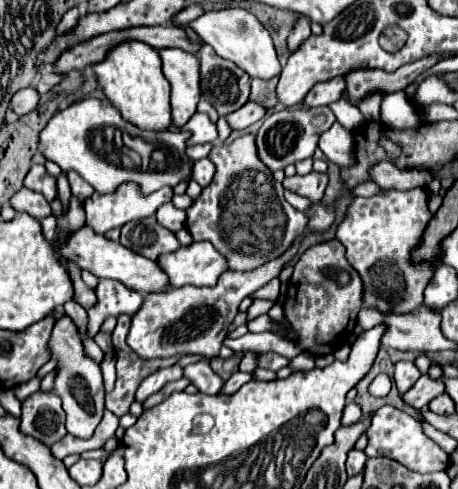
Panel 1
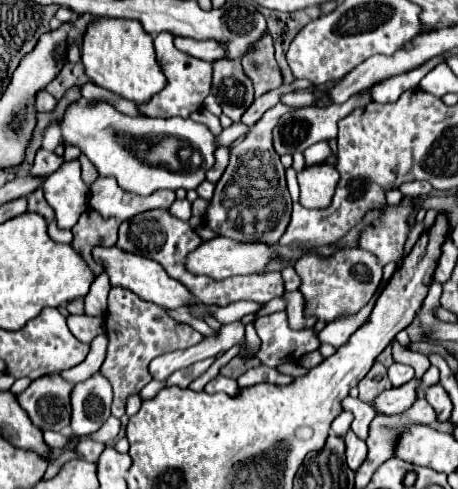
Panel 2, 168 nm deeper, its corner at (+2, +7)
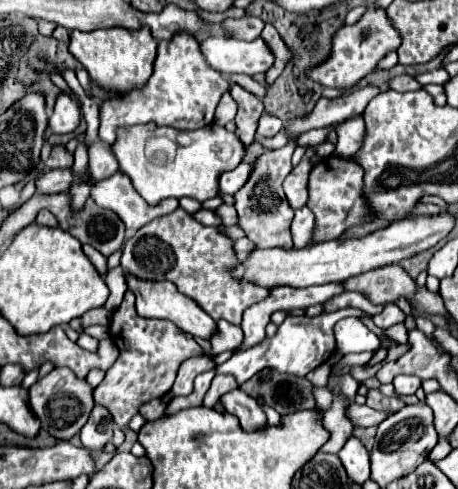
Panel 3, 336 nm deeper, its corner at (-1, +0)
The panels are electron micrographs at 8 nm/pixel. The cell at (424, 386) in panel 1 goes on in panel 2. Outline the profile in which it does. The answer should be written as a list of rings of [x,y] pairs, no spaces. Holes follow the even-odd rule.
[[[413,378],[397,388],[389,388],[375,398],[375,408],[383,414],[401,414],[409,410],[417,400],[417,388],[421,388],[419,378]]]

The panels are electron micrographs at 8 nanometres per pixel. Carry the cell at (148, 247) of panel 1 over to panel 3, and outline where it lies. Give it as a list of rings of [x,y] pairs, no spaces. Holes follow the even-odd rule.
[[[178,207],[176,211],[172,211],[166,217],[154,219],[150,225],[144,225],[142,229],[138,229],[134,237],[126,239],[124,249],[122,249],[122,259],[120,259],[120,265],[126,273],[130,273],[138,279],[144,279],[144,281],[172,281],[180,293],[194,299],[214,321],[226,319],[232,325],[240,325],[244,309],[262,301],[268,291],[266,287],[260,287],[256,283],[248,283],[244,279],[234,279],[232,271],[240,263],[242,261],[238,259],[238,255],[234,251],[234,241],[228,235],[224,235],[218,227],[206,227],[206,225],[198,223],[182,207]]]

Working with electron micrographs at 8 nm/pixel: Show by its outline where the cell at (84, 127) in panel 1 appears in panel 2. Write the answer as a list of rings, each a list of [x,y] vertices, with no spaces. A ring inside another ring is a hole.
[[[79,98],[75,102],[71,102],[65,110],[65,116],[59,120],[59,128],[63,134],[63,144],[65,146],[77,146],[81,150],[81,154],[85,154],[89,158],[89,162],[97,168],[99,176],[113,176],[119,184],[119,188],[123,188],[125,192],[131,194],[139,194],[139,196],[147,196],[159,188],[169,188],[169,190],[177,190],[177,188],[185,188],[185,190],[195,190],[203,180],[205,180],[205,172],[211,168],[213,164],[213,152],[215,152],[215,136],[209,132],[207,126],[197,124],[193,120],[185,120],[185,118],[149,118],[149,116],[125,116],[121,112],[117,112],[111,104],[107,102],[95,102],[95,100],[87,100],[87,98]],[[123,136],[135,136],[135,138],[165,138],[165,136],[175,136],[179,140],[187,140],[191,146],[191,156],[183,160],[179,170],[167,170],[163,166],[149,166],[145,162],[141,162],[135,152],[131,152],[125,146]]]

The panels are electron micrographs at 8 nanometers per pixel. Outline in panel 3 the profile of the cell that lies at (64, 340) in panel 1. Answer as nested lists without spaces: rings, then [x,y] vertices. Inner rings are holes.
[[[96,405],[94,411],[90,413],[88,423],[80,431],[82,445],[92,451],[102,451],[106,443],[112,439],[112,429],[114,429],[112,415],[106,413],[102,405]]]

